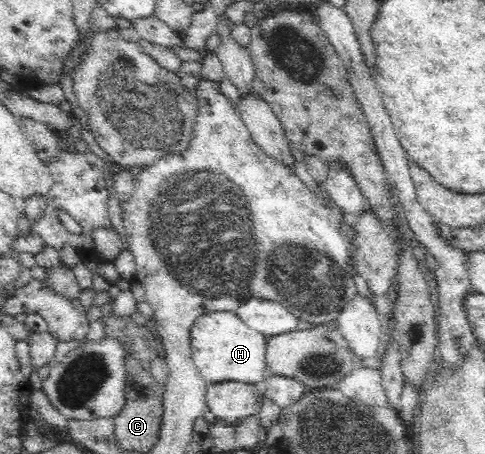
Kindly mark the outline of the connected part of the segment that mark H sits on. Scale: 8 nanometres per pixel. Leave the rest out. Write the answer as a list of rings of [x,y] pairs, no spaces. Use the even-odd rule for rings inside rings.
[[[212,311],[198,316],[190,331],[190,349],[198,373],[207,384],[236,381],[257,384],[267,375],[263,351],[266,337],[244,325],[234,312]]]

